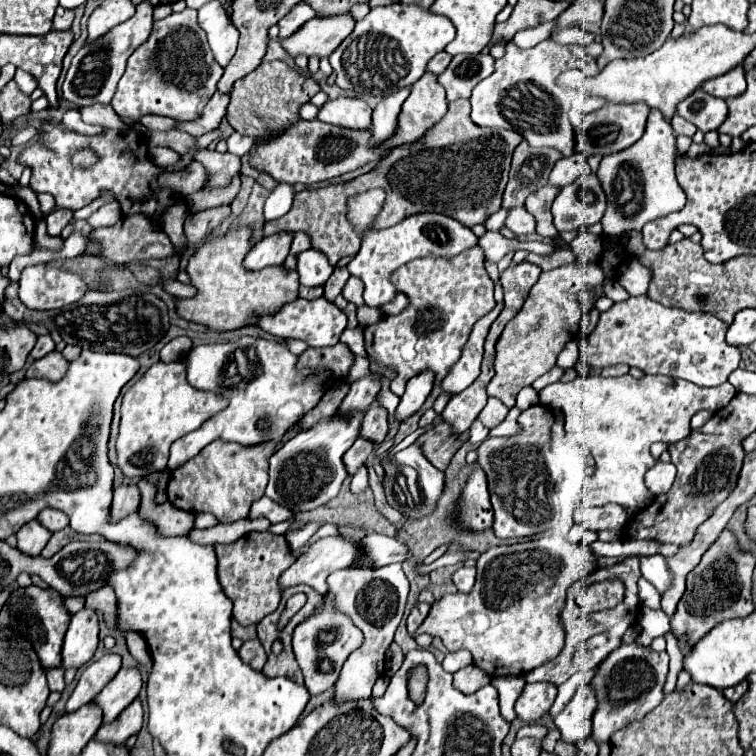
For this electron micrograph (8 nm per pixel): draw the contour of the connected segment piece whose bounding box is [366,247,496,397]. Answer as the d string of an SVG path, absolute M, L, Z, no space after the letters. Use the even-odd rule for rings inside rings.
M480 247L462 251L452 259L422 257L406 263L392 275L394 285L410 297L410 305L400 315L388 315L372 329L372 343L366 343L370 357L396 371L390 389L402 397L406 381L422 371L434 373L434 385L440 387L450 367L462 355L462 347L470 337L474 323L490 313L496 305L494 283L484 267L484 253Z

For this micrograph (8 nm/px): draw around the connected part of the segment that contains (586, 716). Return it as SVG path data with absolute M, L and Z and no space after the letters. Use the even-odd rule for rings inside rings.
M580 685L572 701L554 719L566 743L580 743L592 733L592 713L596 709L596 695L590 685Z

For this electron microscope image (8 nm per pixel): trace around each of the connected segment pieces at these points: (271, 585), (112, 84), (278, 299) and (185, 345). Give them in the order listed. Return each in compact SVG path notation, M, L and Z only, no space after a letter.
M252 531L250 535L244 535L242 539L236 539L230 545L214 545L214 549L218 557L218 579L224 593L234 603L234 619L240 625L252 625L274 613L280 603L278 577L296 561L286 537L274 535L270 531Z
M142 1L142 3L136 5L136 13L134 13L132 19L128 19L126 23L114 27L108 35L96 39L94 43L86 43L76 53L76 57L72 59L72 65L70 65L68 75L64 79L64 85L62 85L64 99L76 103L78 107L86 107L86 105L94 105L94 103L108 105L110 99L114 97L116 85L118 85L118 81L124 73L126 59L150 35L152 21L154 21L152 13L154 13L154 7L150 7L150 3L146 3L146 1Z
M238 229L224 237L214 237L198 247L188 261L188 275L192 285L198 289L194 299L178 299L180 317L208 325L216 331L238 329L242 325L256 325L256 317L278 311L284 303L298 297L298 273L286 271L284 267L270 267L264 271L246 271L242 259L248 253L250 229Z
M176 337L170 343L164 345L164 349L160 351L160 361L180 361L186 357L186 353L192 349L192 339L190 337Z

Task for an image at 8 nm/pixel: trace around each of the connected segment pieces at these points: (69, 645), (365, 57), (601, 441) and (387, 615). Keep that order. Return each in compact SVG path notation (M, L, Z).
M92 609L78 611L64 637L62 645L62 667L80 669L84 663L88 663L96 651L98 645L98 617Z
M392 3L374 7L356 23L354 31L330 55L330 65L336 73L336 85L362 95L392 95L414 85L424 73L428 61L456 37L450 19L434 15L416 5Z
M626 373L620 377L588 375L576 377L572 383L552 383L540 391L540 403L564 411L566 437L584 445L596 461L594 475L584 483L582 501L588 505L616 503L632 509L646 509L654 499L644 485L646 471L656 463L650 455L650 445L654 441L682 441L690 435L692 415L698 411L720 411L736 393L738 391L730 383L700 387L666 375L644 375L642 379L634 379Z
M392 563L378 569L342 569L334 571L328 577L328 597L334 601L334 609L346 613L352 623L362 629L364 643L356 651L352 651L342 665L340 677L334 685L334 703L346 703L354 699L368 699L372 687L380 675L384 675L384 655L394 641L394 633L398 623L402 621L406 599L408 599L410 583L400 567L400 563Z

